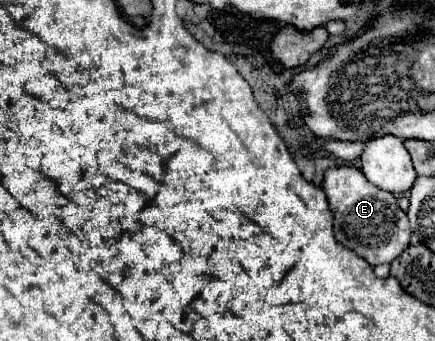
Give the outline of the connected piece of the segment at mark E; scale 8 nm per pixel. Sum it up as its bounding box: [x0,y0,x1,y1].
[323,166,411,266]

